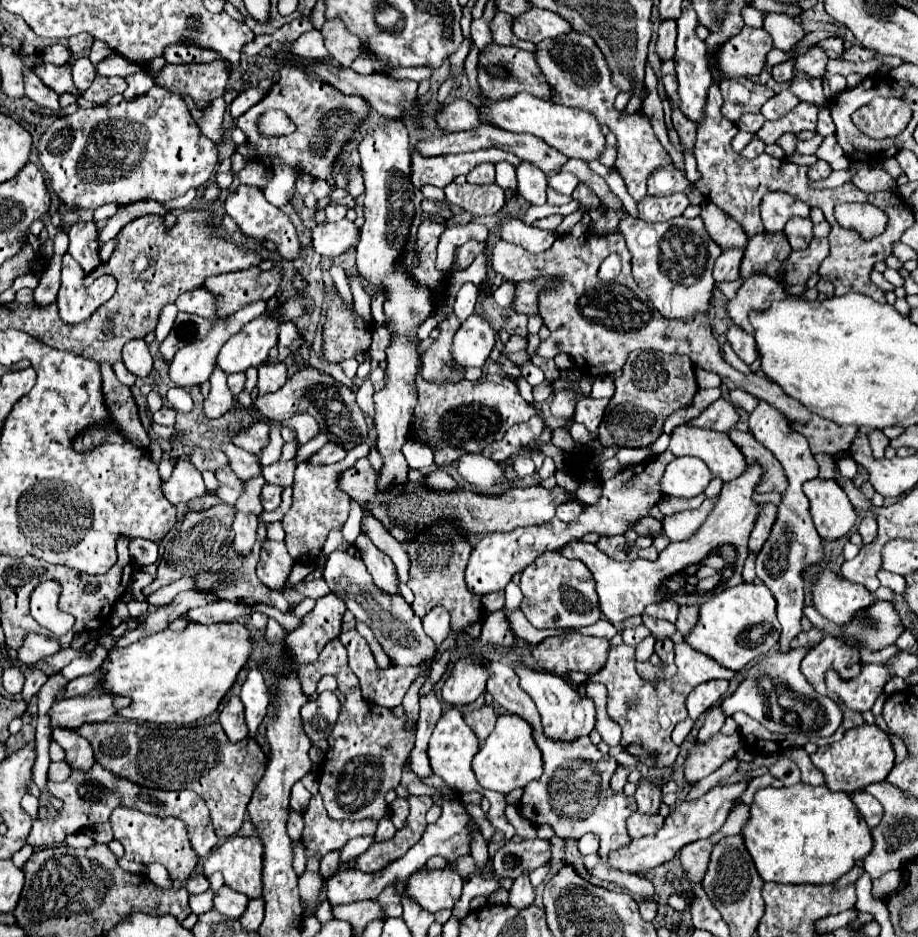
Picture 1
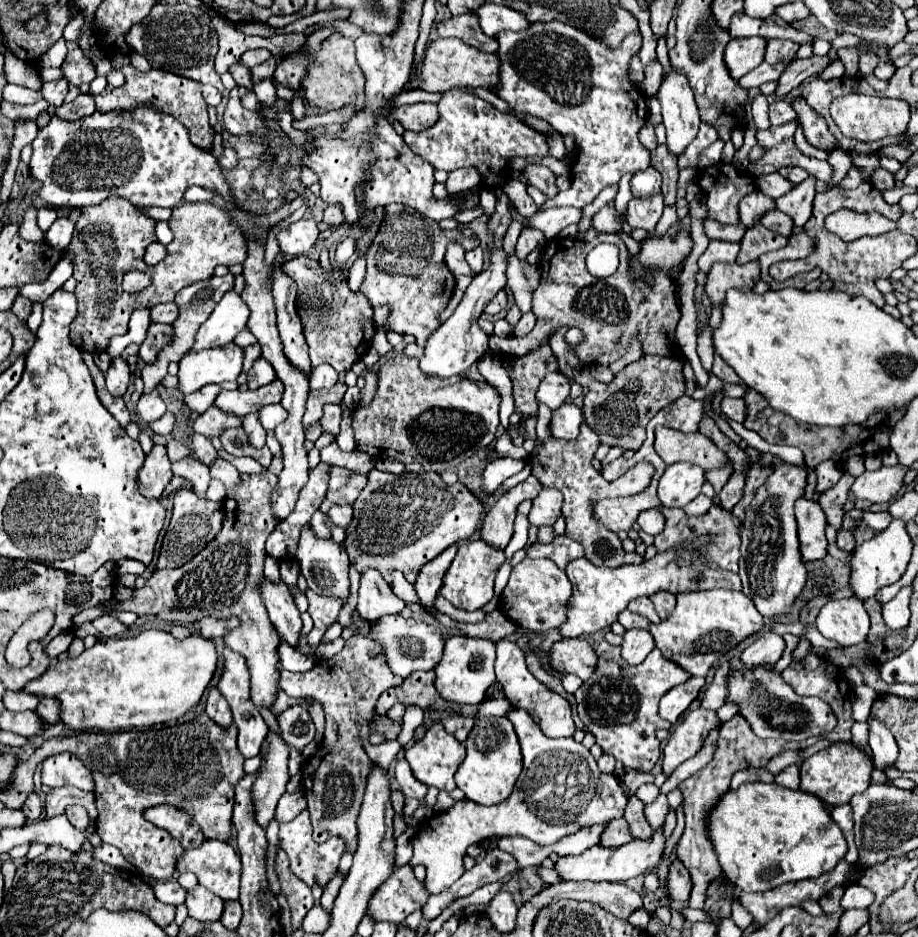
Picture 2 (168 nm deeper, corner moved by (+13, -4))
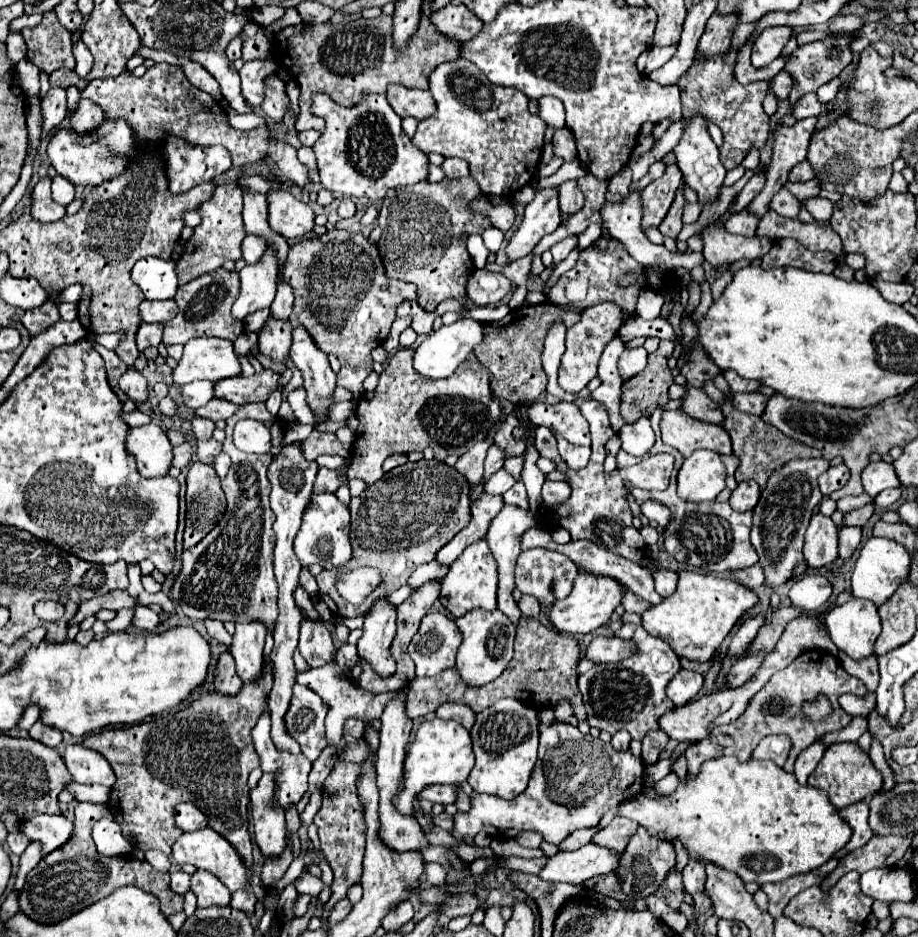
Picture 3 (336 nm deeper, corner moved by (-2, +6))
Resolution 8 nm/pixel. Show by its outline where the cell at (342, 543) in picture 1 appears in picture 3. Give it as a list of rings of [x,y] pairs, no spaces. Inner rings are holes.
[[[401,349],[389,359],[377,389],[359,397],[355,415],[359,427],[347,475],[349,479],[363,479],[367,485],[373,485],[383,477],[383,461],[393,453],[411,453],[431,447],[437,461],[467,453],[471,445],[487,439],[491,427],[495,427],[501,417],[501,405],[493,397],[489,371],[481,363],[465,361],[451,377],[435,381],[415,375],[413,349]]]

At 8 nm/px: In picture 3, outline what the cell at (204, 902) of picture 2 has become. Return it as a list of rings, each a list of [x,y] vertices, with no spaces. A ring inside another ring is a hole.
[[[197,869],[191,875],[191,891],[197,897],[197,905],[199,907],[209,907],[209,905],[229,905],[231,901],[231,893],[227,891],[227,887],[209,871]]]

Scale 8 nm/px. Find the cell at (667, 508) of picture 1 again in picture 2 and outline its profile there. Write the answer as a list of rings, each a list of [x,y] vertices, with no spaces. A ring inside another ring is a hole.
[[[646,509],[638,517],[638,525],[640,525],[642,531],[646,531],[650,535],[658,535],[664,529],[666,521],[664,521],[662,511],[658,511],[658,509]]]

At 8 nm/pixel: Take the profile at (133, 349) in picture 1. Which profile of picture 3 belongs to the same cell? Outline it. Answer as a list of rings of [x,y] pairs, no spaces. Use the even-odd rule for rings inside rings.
[[[131,367],[125,375],[121,375],[121,379],[119,379],[119,389],[121,389],[123,393],[127,393],[127,397],[133,399],[135,403],[145,403],[145,401],[147,401],[147,395],[149,395],[145,377],[143,377],[137,369],[133,369],[133,367]]]

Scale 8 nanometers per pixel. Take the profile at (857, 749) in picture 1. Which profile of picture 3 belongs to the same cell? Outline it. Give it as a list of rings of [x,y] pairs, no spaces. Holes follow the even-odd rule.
[[[835,743],[835,745],[827,747],[815,773],[809,775],[809,785],[823,789],[829,795],[831,805],[835,809],[843,809],[855,801],[863,801],[867,797],[873,797],[881,789],[883,777],[873,767],[869,755],[863,753],[857,743]]]

